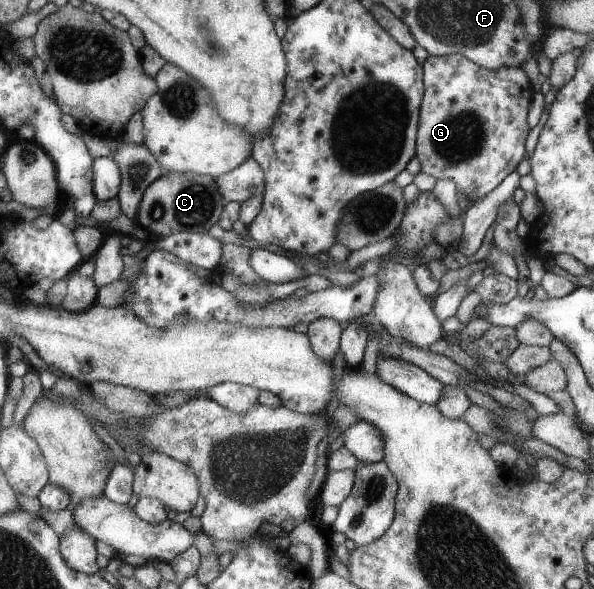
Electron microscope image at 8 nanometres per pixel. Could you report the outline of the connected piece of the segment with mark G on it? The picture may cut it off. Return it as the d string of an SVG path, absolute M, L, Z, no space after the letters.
M460 54L440 57L429 55L423 70L424 98L420 106L415 156L420 162L422 173L438 180L452 180L456 183L457 191L472 204L492 192L517 170L523 160L525 143L531 130L527 118L534 95L533 84L522 68L486 70Z

